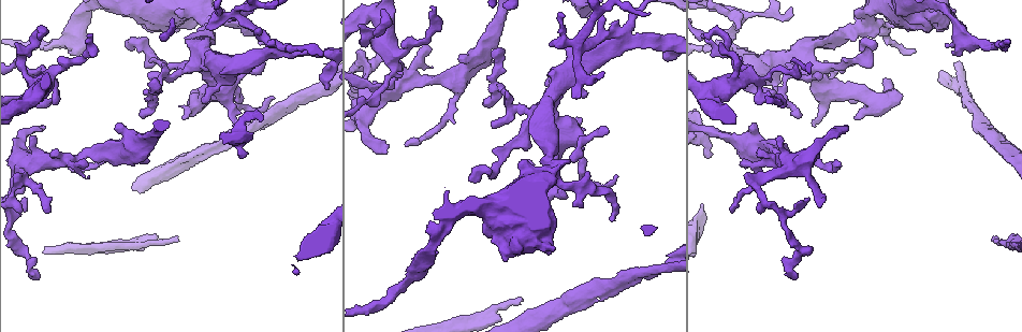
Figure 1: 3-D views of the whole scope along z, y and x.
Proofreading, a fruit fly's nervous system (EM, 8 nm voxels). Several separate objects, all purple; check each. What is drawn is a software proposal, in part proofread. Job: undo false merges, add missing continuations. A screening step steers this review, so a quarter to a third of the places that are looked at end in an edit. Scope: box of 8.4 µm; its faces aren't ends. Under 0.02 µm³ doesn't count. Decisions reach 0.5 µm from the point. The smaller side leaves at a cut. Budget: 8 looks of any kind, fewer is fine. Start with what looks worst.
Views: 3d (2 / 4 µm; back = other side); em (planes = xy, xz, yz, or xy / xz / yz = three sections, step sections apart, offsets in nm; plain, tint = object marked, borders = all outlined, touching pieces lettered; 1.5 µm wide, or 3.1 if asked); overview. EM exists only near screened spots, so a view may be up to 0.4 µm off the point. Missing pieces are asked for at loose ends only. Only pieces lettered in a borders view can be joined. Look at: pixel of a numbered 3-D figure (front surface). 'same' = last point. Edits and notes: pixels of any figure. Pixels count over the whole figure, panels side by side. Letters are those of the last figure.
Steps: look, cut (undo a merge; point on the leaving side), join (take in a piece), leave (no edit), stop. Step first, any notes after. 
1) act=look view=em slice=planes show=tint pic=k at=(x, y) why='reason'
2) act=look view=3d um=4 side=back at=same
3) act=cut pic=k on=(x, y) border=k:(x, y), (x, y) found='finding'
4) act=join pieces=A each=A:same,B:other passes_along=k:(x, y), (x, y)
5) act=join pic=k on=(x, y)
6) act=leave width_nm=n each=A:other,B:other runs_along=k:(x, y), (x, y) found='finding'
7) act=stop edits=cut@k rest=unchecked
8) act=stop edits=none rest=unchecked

act=look view=em slice=planes show=borders pic=1 at=(262, 54) why='sharp bend'

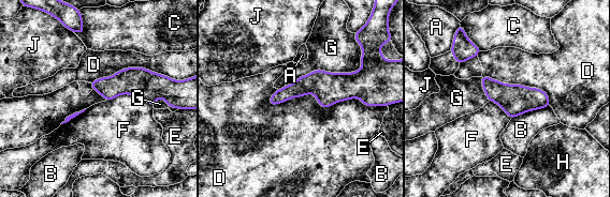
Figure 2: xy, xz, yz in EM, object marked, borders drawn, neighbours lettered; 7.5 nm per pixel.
act=leave each=A:other,B:other,C:other,D:other,E:other,F:other,G:other,H:other,J:other runs_along=2:(361, 95), (300, 87), (272, 102) found='all the same neuron'

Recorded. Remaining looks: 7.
act=look view=em slice=planes show=borders pic=1 at=(760, 183) why='branch point'

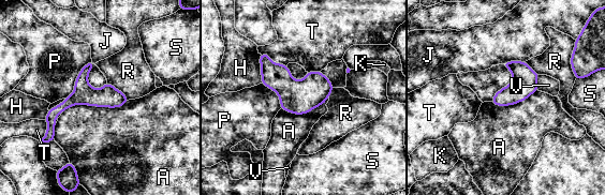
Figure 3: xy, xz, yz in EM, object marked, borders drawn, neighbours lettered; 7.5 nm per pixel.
act=leave longest_contact=A:500nm each=A:other,H:other,J:other,K:other,P:other,R:other,S:other,T:other,V:other border=3:(129, 100), (63, 111) found='continuous, no second neuron'

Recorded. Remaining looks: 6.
act=look view=em slice=planes show=plain pic=1 at=(795, 279) why='free end'

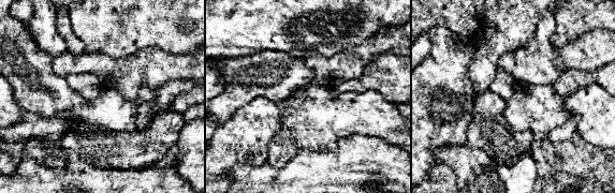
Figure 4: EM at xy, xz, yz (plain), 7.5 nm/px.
act=look view=em slice=planes show=borders at=same why='see the neighbours'

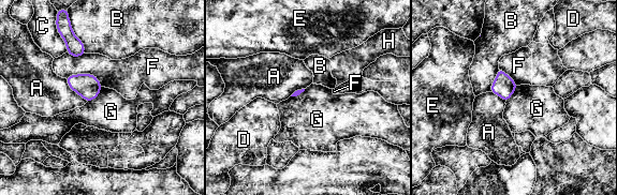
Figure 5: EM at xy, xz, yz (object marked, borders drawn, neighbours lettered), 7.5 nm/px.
act=leave each=A:other,B:other,C:other,D:other,E:other,F:other,G:other,H:other border=5:(102, 87), (100, 92), (87, 102) found='none of them fits'

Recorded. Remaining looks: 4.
act=stop edits=none rest=unchecked

